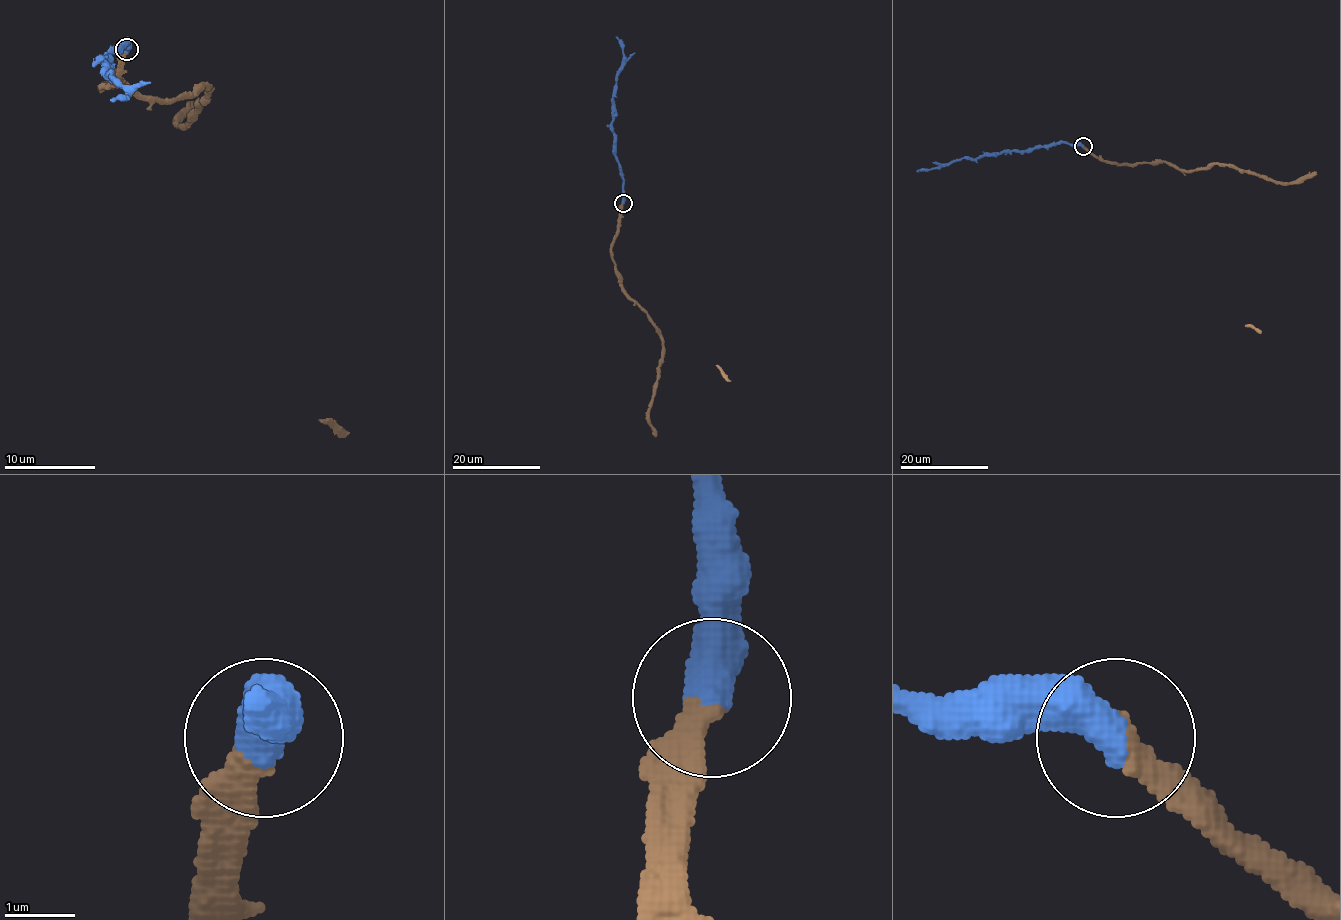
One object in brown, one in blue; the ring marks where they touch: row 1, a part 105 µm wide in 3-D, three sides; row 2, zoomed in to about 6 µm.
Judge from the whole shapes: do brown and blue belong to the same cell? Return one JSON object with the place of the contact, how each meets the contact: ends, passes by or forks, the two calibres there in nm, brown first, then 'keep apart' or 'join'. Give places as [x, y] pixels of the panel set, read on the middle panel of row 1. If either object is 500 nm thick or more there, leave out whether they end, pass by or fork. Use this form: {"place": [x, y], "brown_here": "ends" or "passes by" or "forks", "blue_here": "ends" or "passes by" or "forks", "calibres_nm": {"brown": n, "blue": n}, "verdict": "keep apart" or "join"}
{"place": [623, 203], "calibres_nm": {"brown": 420, "blue": 600}, "verdict": "join"}

